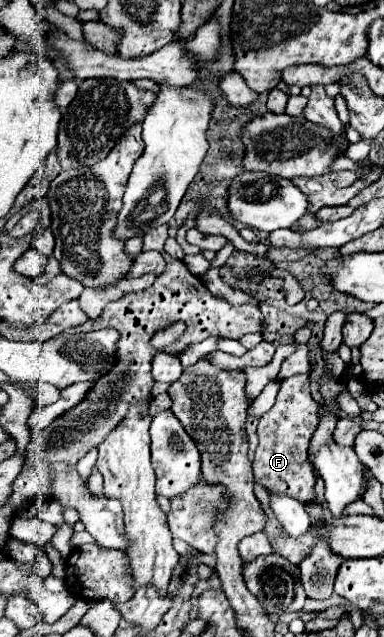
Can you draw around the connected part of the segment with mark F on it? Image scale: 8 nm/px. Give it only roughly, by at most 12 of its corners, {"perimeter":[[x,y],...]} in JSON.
{"perimeter":[[307,375],[281,381],[259,419],[255,481],[303,503],[319,405]]}

